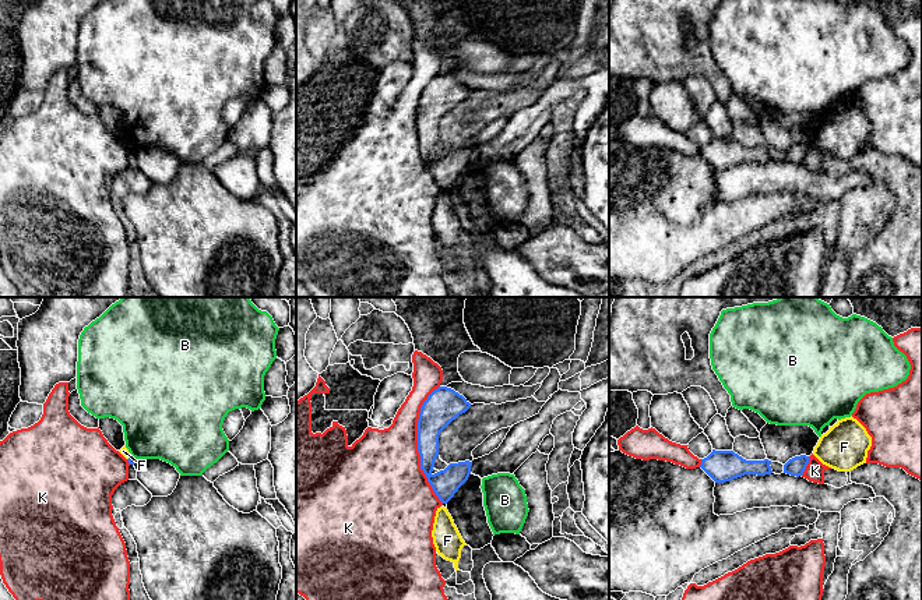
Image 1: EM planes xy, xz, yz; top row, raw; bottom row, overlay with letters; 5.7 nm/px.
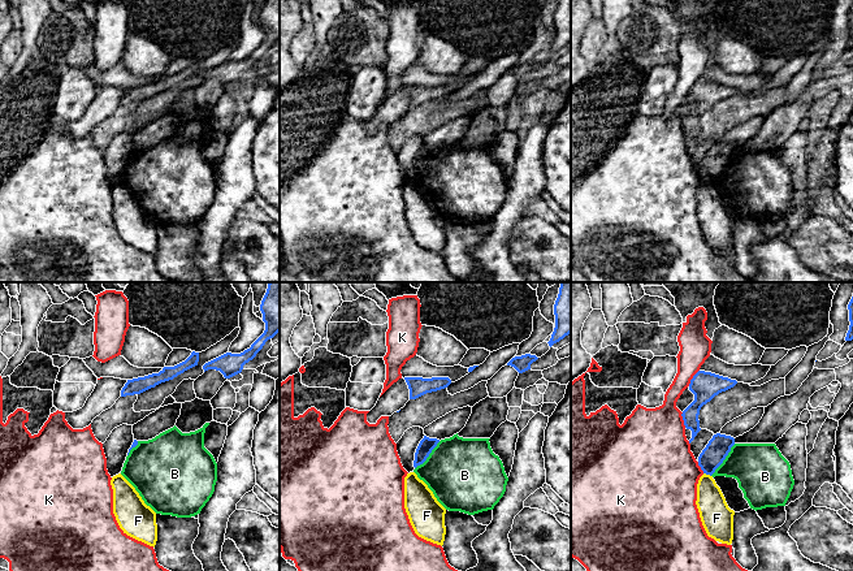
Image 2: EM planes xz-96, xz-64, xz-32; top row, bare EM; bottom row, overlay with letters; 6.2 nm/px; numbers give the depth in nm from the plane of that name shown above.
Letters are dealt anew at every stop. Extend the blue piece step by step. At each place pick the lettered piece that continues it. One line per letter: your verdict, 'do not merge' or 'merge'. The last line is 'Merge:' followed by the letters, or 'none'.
B: do not merge
F: do not merge
K: do not merge
Merge: none

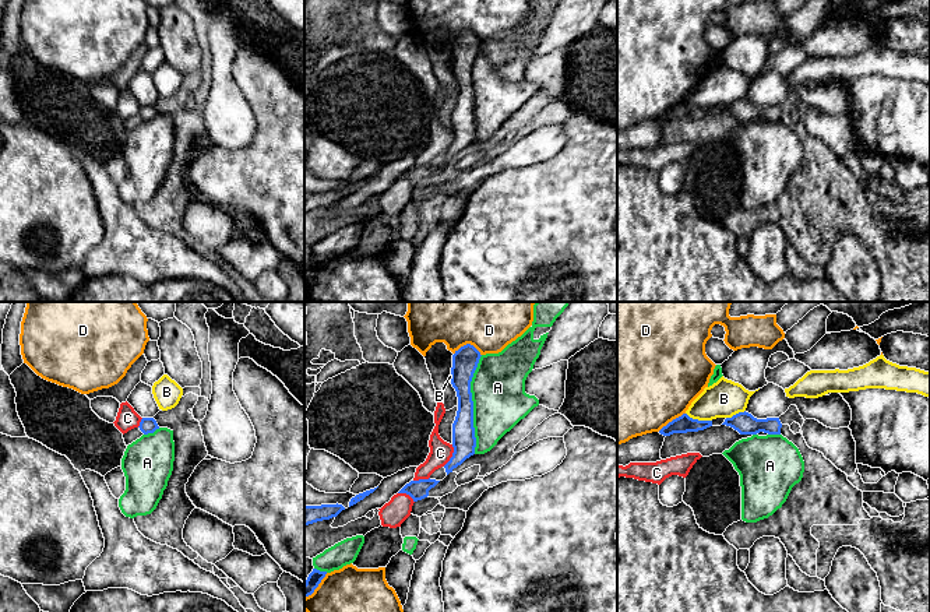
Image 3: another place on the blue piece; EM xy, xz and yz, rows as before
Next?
A: do not merge
B: do not merge
C: merge
D: do not merge
Merge: C

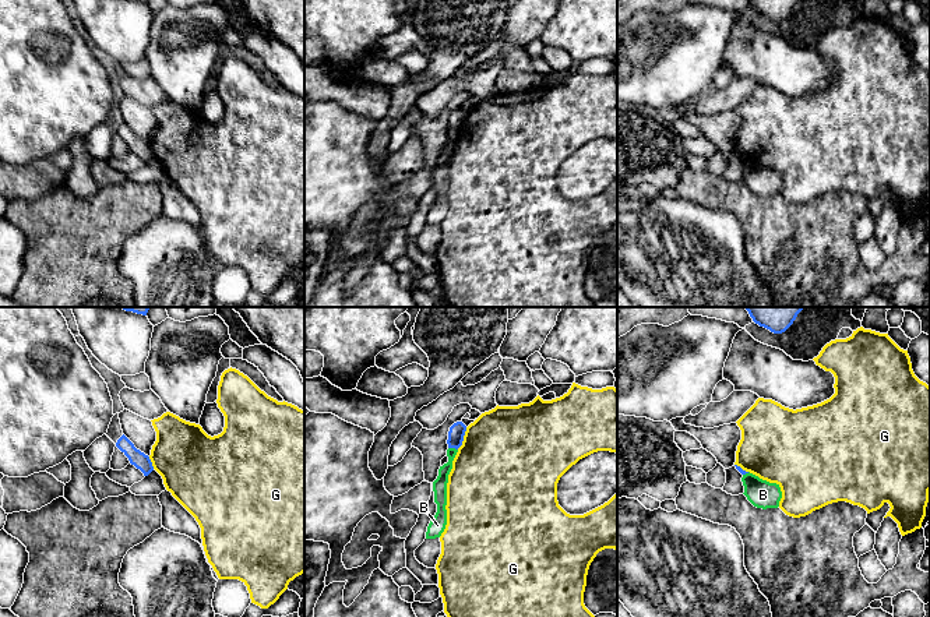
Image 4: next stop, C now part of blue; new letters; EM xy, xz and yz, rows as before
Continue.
B: merge
G: do not merge
Merge: B

